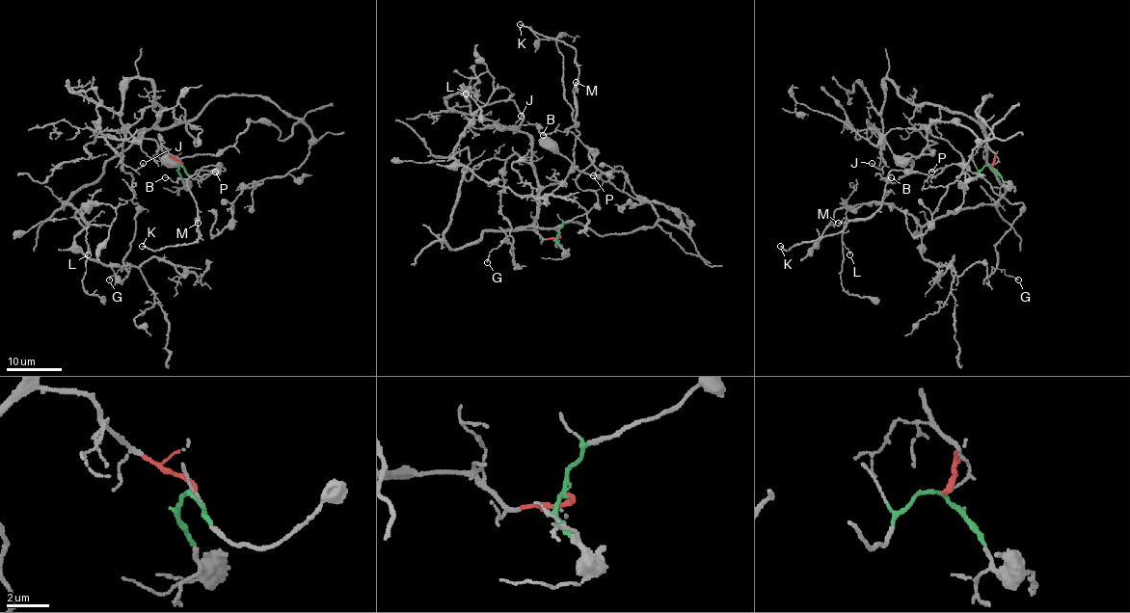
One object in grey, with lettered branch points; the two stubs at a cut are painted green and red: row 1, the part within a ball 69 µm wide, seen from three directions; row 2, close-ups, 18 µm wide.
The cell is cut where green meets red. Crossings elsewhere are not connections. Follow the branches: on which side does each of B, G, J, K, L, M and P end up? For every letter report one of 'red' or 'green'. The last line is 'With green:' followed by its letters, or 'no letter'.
B: green
G: red
J: red
K: green
L: red
M: green
P: green
With green: B, K, M, P

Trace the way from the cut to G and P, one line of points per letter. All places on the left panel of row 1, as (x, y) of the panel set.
G: (181, 166), (142, 134), (159, 119), (153, 103), (126, 124), (122, 169), (138, 212), (123, 268), (109, 279)
P: (181, 166), (199, 180), (207, 177), (220, 163), (217, 165), (225, 168), (214, 172)

